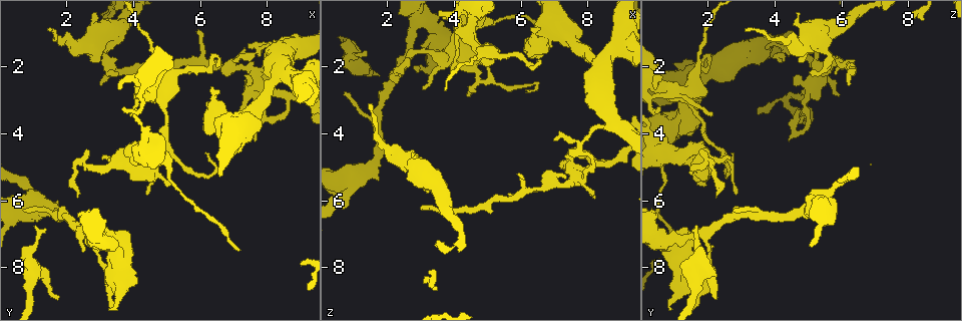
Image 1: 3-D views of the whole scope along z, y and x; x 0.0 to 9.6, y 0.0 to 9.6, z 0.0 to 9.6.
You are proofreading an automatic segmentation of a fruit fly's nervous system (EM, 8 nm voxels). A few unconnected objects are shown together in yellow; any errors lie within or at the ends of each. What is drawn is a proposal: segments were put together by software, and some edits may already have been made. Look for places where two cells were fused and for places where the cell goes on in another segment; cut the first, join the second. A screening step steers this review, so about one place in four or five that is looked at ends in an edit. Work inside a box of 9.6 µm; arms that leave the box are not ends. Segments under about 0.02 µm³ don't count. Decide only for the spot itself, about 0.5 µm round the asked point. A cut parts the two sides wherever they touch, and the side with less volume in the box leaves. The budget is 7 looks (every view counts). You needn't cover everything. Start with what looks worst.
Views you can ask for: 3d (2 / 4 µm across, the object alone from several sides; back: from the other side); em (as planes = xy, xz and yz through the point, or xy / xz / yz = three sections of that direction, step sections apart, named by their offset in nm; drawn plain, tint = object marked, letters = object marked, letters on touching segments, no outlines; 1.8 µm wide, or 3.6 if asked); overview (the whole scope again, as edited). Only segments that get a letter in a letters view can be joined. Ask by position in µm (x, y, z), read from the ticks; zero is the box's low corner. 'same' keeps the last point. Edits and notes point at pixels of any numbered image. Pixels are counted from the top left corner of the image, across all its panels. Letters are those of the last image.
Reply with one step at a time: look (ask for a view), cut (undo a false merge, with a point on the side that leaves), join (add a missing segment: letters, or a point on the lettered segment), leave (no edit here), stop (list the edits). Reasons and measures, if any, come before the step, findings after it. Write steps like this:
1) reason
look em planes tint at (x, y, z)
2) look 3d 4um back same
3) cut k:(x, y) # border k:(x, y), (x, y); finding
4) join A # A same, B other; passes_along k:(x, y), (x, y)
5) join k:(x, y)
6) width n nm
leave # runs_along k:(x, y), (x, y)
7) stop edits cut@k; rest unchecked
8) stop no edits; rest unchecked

three-way junction
look 3d 4um at (8.70, 1.40, 3.75)

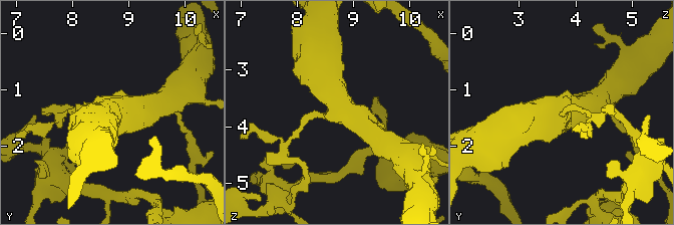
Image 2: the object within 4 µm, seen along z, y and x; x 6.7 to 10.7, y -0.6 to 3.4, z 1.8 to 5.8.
arms 3
look em 3.6um planes plain at (8.70, 1.45, 3.65)

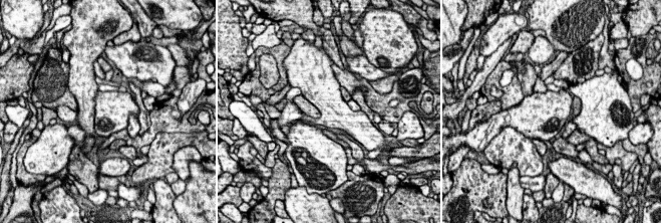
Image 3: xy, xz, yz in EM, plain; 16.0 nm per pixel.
look em 3.6um planes letters same

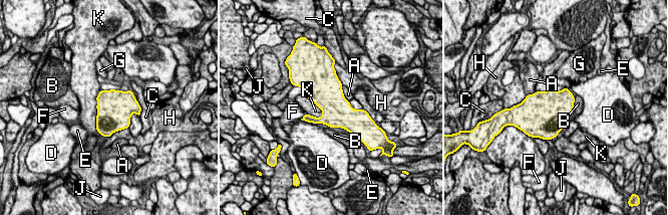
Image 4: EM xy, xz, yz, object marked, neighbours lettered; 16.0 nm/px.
longest_contact K 650 nm
leave # A other, B other, C other, D other, E other, F other, G other, H other, J other, K other; border 4:(100, 89), (96, 97), (95, 130); continuous, no second cell

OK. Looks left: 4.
thin neck
look 3d 2um at (4.85, 3.10, 1.40)

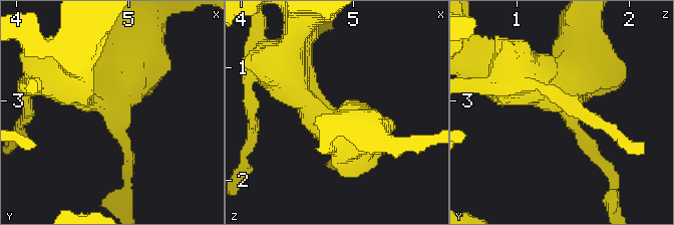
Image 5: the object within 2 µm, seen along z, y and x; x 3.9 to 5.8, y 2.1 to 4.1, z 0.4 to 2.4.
arms 3
look em xy step 16 tint same

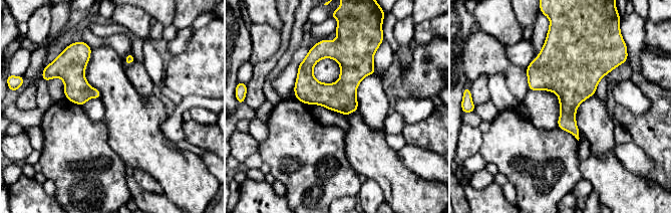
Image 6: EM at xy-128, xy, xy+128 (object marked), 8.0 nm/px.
see the neighbours
look em xy step 16 letters same

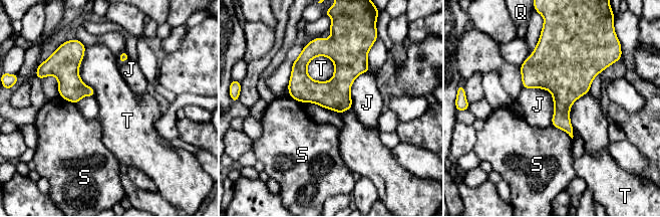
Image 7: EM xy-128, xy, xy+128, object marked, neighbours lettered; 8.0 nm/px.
leave # J other, Q other, S other, T other; border 7:(334, 63), (315, 56), (306, 71); one cell here

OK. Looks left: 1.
stop no edits; rest unchecked

